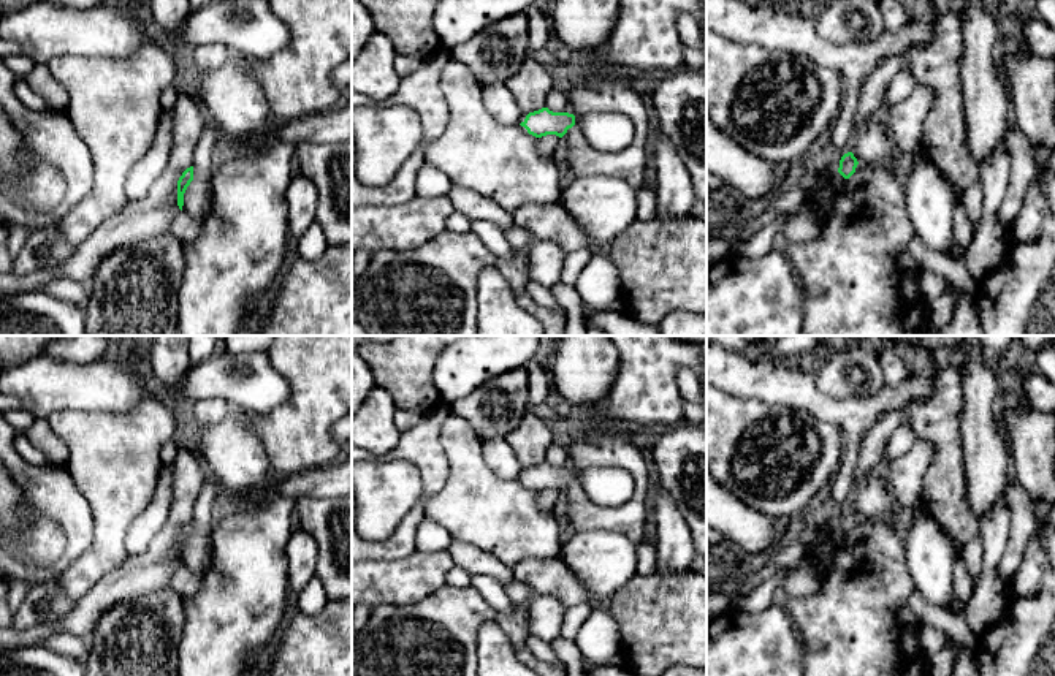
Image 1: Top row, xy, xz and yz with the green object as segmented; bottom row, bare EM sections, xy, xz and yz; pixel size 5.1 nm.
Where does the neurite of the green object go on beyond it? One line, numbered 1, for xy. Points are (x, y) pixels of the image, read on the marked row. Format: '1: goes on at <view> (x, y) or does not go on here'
1: does not go on here

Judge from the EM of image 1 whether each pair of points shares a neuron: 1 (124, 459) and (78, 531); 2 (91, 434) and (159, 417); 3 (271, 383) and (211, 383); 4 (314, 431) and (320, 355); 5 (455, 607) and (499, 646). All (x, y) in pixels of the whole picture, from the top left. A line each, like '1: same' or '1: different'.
1: different
2: same
3: same
4: same
5: different

